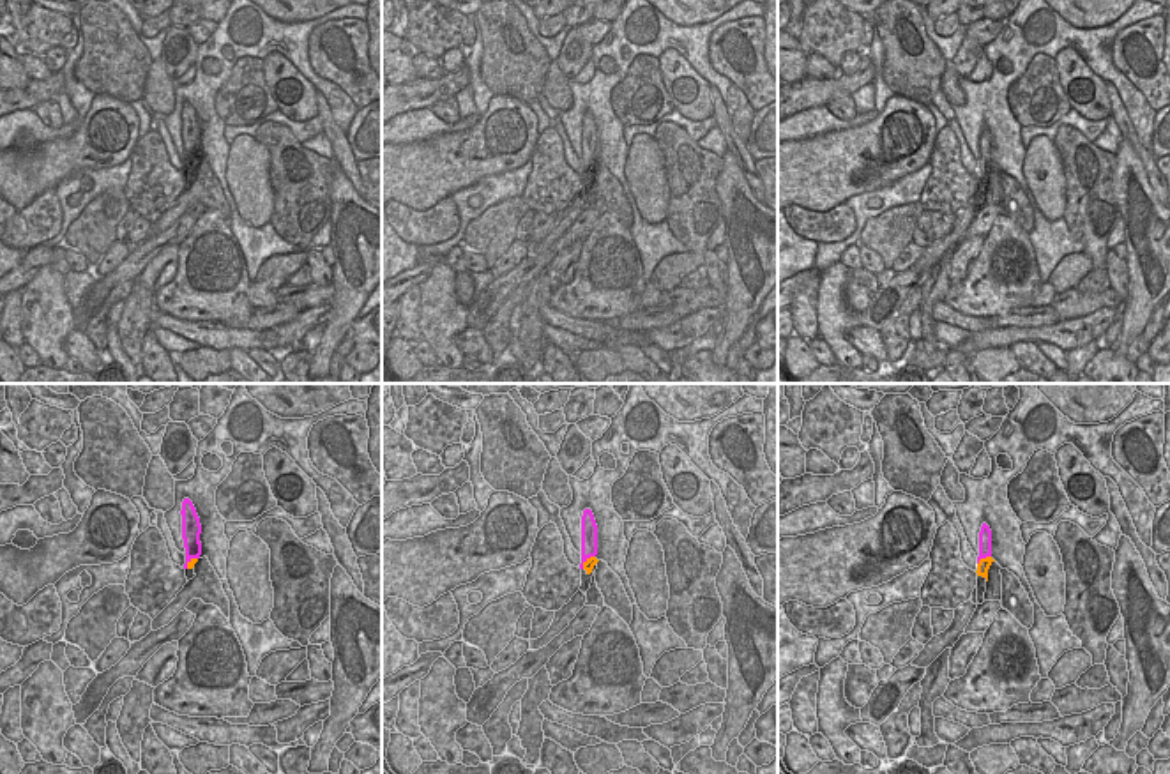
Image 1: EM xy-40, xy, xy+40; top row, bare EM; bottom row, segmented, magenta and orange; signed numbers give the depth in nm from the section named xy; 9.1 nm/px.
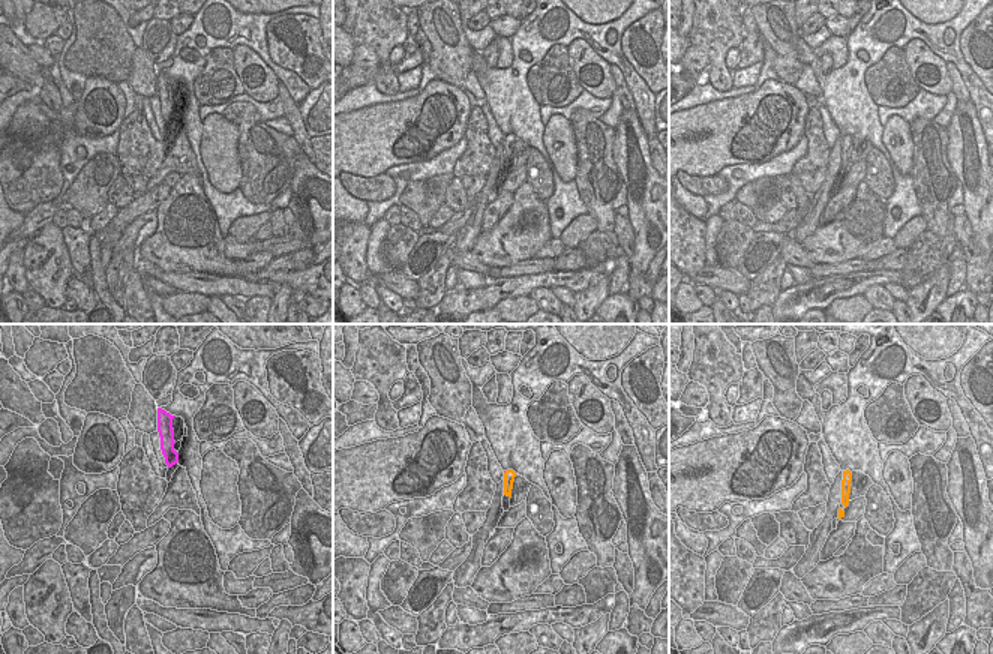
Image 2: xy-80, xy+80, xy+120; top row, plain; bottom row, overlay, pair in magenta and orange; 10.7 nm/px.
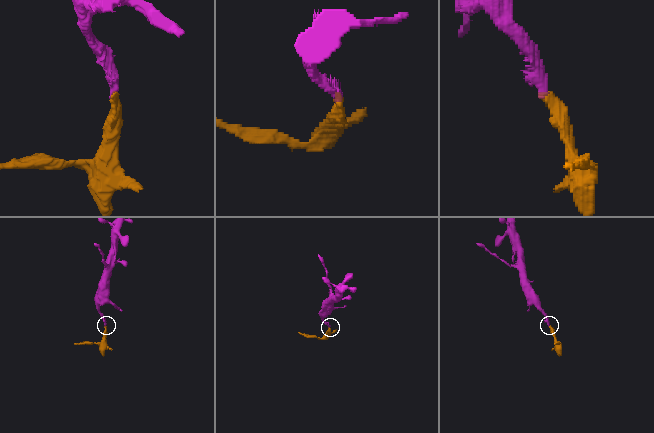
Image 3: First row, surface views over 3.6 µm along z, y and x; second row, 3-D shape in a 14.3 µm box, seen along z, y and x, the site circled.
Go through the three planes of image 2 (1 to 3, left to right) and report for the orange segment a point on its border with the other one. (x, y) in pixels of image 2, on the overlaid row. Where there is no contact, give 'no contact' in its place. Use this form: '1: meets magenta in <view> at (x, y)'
1: no contact
2: no contact
3: no contact

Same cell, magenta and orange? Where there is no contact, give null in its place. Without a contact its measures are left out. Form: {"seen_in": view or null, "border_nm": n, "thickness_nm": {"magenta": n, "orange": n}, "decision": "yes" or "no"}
{"seen_in": "xy+40", "border_nm": 150, "thickness_nm": {"magenta": 130, "orange": 120}, "decision": "yes"}

